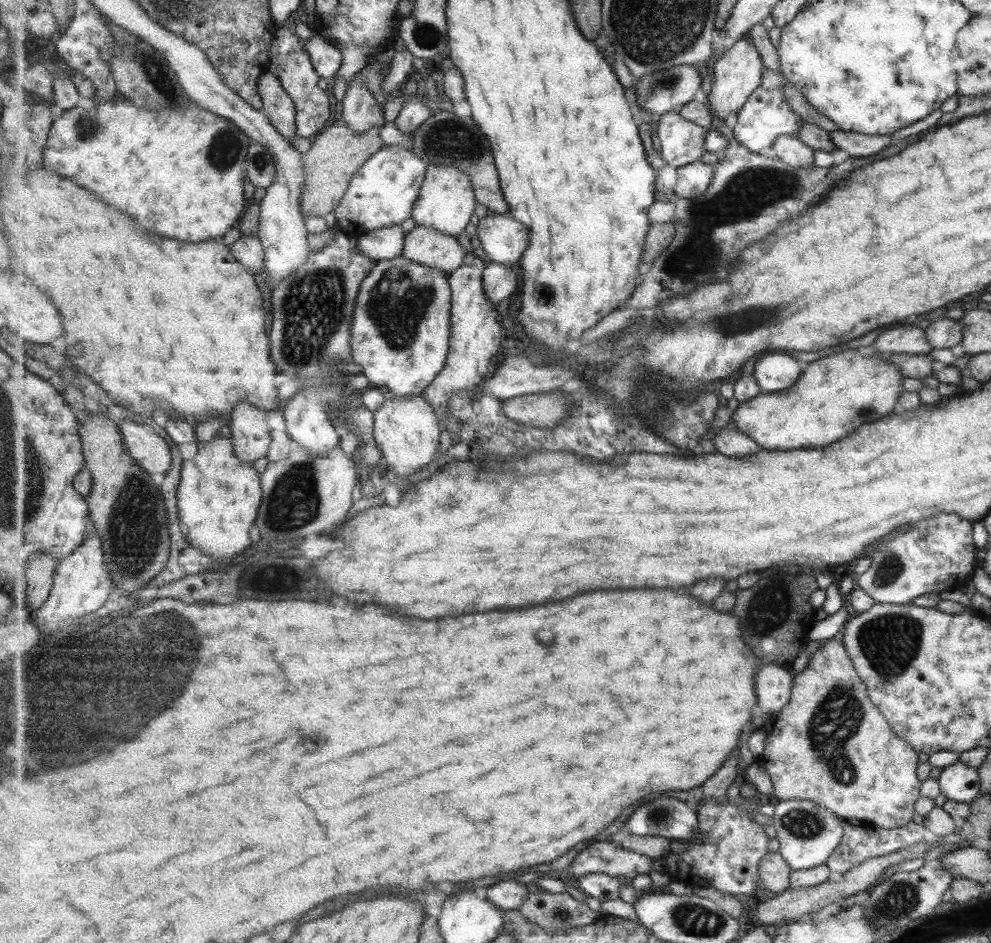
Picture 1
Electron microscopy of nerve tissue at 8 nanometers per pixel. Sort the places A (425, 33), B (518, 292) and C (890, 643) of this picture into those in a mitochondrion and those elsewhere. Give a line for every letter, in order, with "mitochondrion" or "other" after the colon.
A: mitochondrion
B: other
C: mitochondrion

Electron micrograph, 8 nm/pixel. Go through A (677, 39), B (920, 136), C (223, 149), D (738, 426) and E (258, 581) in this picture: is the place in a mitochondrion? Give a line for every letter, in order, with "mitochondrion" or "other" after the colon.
A: mitochondrion
B: other
C: mitochondrion
D: other
E: other

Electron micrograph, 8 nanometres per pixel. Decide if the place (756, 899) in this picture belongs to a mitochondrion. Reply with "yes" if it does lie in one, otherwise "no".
no

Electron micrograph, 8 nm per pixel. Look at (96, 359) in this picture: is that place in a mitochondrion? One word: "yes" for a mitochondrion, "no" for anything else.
no

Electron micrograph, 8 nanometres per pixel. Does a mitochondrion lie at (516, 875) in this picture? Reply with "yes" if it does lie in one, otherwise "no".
no

